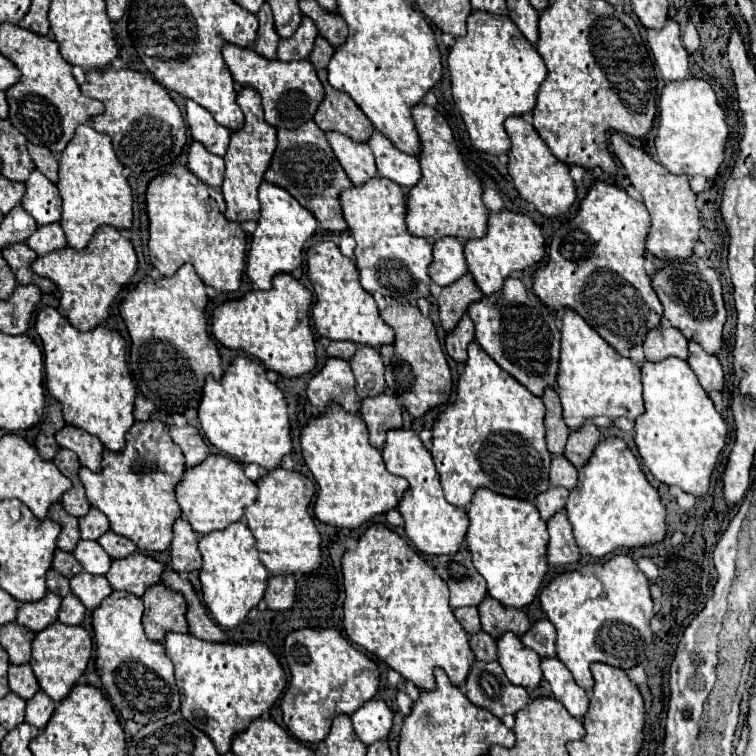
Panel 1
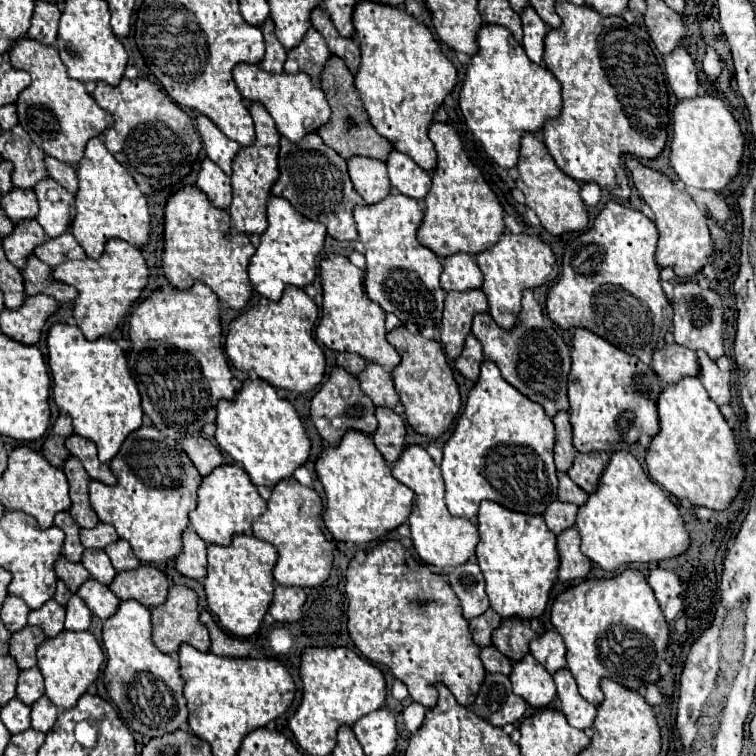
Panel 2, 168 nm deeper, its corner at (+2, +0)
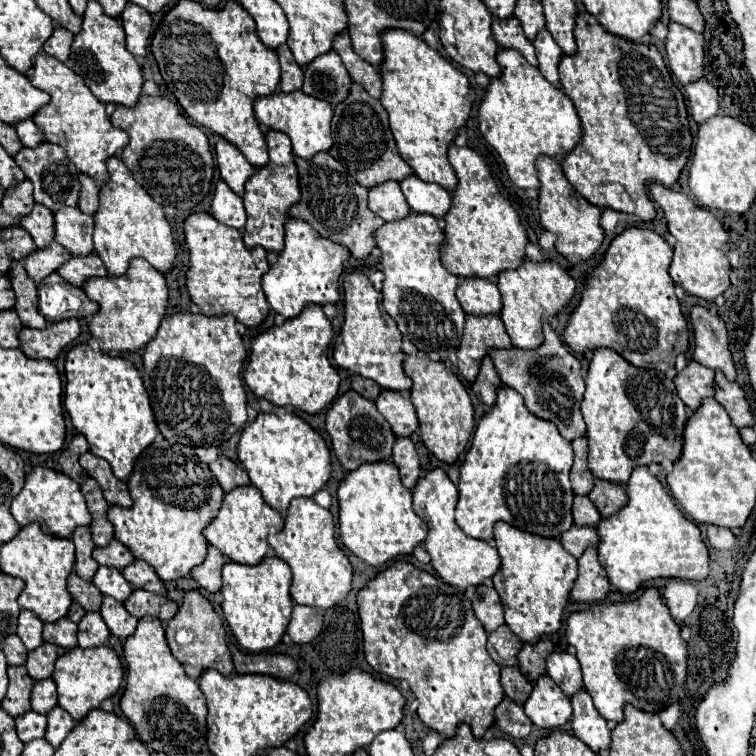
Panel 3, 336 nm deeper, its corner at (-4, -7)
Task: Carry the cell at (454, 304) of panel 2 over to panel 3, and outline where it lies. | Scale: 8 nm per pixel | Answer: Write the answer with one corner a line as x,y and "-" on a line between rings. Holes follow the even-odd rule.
466,316
464,338
458,348
458,372
468,382
474,382
482,358
492,348
512,348
500,316

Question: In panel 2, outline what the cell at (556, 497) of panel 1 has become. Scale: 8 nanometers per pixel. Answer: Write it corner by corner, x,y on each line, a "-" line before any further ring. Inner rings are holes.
554,501
544,511
544,521
546,521
546,525
548,525
548,529
552,533
560,533
560,529
566,529
566,527
572,527
574,525
576,511
578,511
578,507
572,505
572,503

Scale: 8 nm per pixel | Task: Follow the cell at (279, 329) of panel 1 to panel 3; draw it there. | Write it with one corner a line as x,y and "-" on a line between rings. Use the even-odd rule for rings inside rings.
308,306
304,312
280,326
272,326
252,340
252,352
246,362
244,382
258,396
274,406
292,406
296,410
318,414
338,394
340,376
328,360
334,332
320,306

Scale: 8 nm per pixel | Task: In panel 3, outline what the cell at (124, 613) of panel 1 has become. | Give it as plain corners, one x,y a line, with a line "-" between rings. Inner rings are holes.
142,618
138,622
136,632
124,642
124,660
128,666
128,678
126,678
126,690
120,700
120,708
124,716
130,720
130,724
136,728
140,740
154,752
166,752
166,754
178,754
178,752
202,752
206,750
206,700
204,694
192,678
186,676
182,664
172,656
164,626
158,618

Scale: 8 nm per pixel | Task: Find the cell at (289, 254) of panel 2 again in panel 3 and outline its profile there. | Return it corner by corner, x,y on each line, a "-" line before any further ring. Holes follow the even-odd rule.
290,218
286,222
286,246
262,278
262,288
272,310
290,320
310,304
324,306
340,302
340,276
348,258
350,250
346,246
322,238
308,222

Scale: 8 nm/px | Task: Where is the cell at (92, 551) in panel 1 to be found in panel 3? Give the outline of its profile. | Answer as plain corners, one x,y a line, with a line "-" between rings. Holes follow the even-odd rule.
100,566
92,582
104,596
112,596
118,602
126,602
128,596
134,592
134,588
126,582
120,570
110,566

